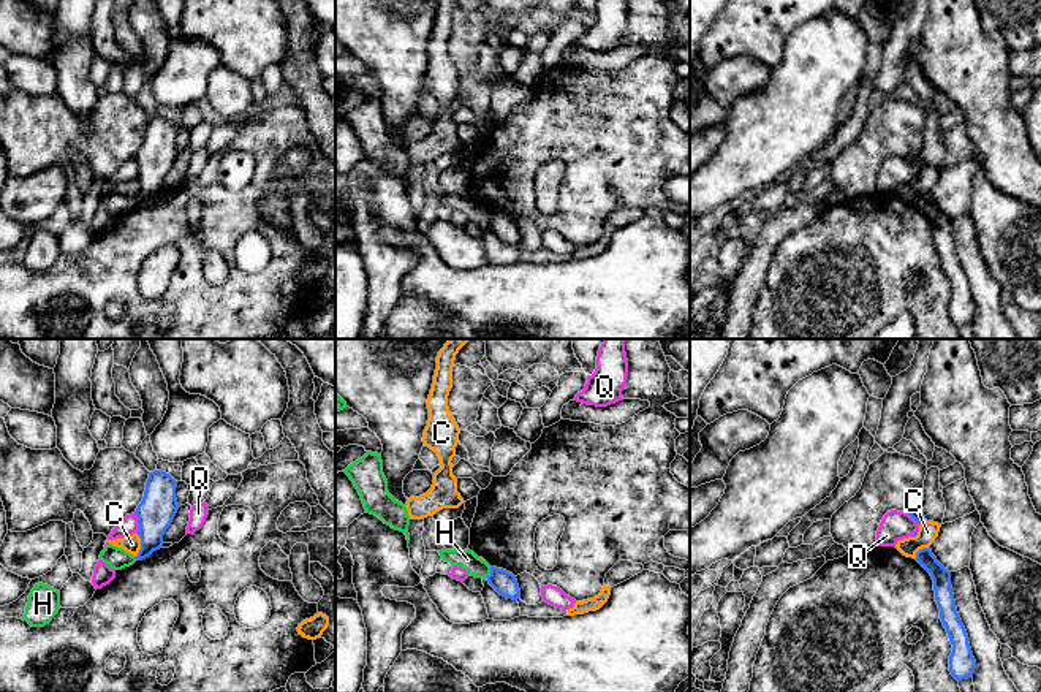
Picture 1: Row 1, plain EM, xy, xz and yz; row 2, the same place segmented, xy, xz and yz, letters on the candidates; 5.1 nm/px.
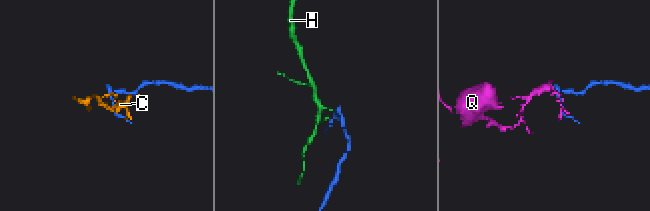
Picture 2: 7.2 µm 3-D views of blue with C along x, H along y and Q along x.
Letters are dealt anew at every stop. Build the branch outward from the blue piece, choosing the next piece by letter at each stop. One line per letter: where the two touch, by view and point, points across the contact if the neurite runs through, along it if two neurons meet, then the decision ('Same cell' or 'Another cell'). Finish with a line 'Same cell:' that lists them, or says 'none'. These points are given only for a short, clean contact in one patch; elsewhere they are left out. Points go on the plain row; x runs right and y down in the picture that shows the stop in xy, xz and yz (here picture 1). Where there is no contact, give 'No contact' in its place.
C: Touches blue at xy (141, 190). Boundary: xy (138, 179), (140, 197), (136, 201). Another cell
H: Touches blue at xz (491, 217). Boundary: xz (491, 212), (486, 222). Another cell
Q: Touches blue at xy (138, 167). Another cell
Same cell: none

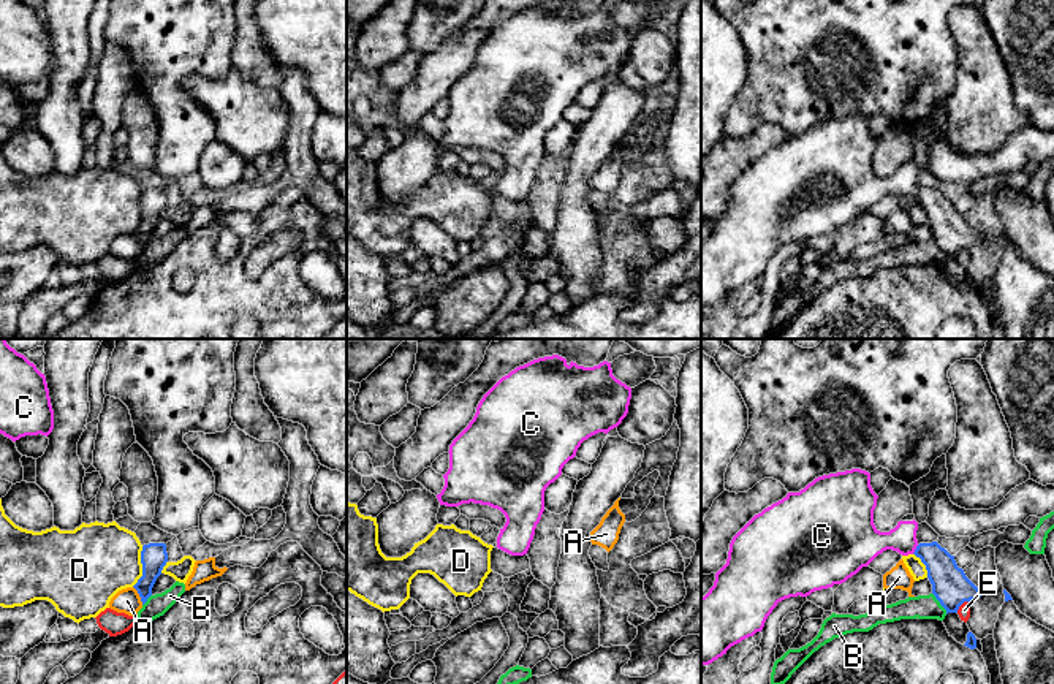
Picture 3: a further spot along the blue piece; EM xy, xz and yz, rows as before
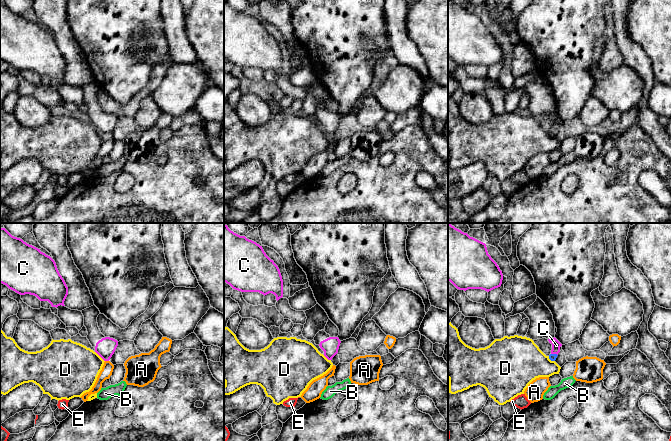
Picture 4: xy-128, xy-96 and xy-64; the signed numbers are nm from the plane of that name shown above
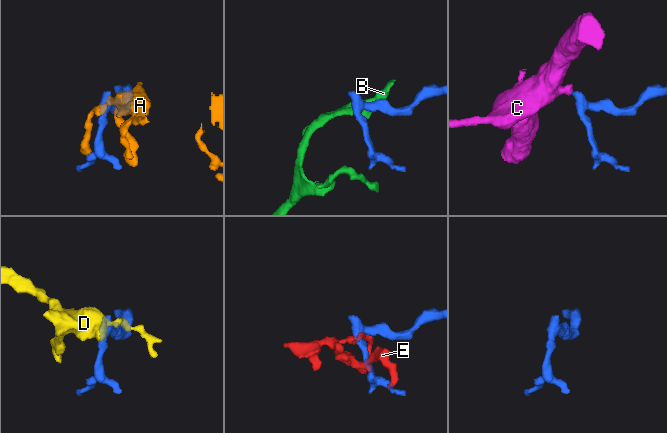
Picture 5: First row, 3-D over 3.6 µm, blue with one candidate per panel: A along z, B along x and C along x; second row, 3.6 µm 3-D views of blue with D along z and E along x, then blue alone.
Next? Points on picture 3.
A: Touches blue at xy (140, 241). Another cell
B: Touches blue at yz (940, 249). Another cell
C: Touches blue at yz (915, 195). Path across: yz (950, 230), (945, 220), (915, 195), (904, 187), (868, 187). Same cell
D: Touches blue at xy (143, 212). Boundary: xy (143, 192), (141, 222), (132, 231). Another cell
E: Touches blue at yz (961, 249). Boundary: yz (967, 246), (956, 257). Another cell
Same cell: C

